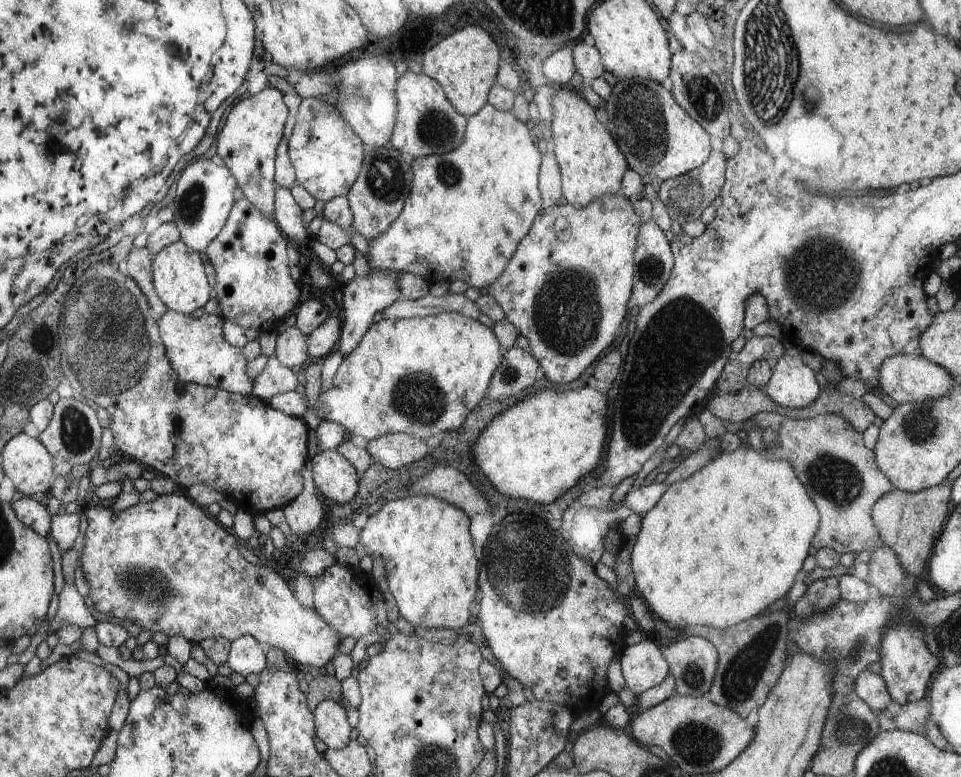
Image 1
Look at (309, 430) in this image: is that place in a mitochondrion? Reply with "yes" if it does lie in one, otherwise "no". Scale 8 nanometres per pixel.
no

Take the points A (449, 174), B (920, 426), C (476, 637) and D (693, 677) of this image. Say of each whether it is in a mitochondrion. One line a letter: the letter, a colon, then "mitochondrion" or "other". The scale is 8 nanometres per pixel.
A: mitochondrion
B: mitochondrion
C: other
D: mitochondrion

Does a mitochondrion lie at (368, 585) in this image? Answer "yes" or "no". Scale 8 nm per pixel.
no

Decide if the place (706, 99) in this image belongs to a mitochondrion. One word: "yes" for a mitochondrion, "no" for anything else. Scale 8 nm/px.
yes

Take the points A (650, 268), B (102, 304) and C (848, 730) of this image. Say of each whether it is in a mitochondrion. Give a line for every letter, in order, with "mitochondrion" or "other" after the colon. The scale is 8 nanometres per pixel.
A: mitochondrion
B: mitochondrion
C: mitochondrion

